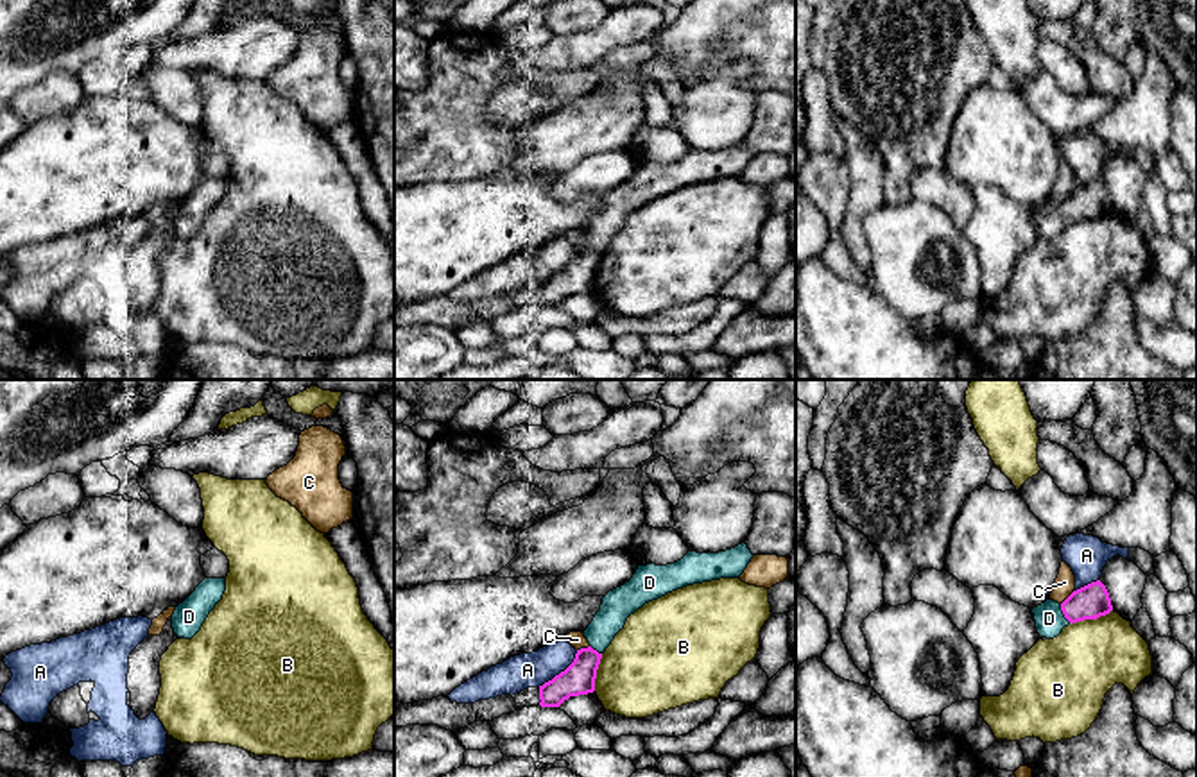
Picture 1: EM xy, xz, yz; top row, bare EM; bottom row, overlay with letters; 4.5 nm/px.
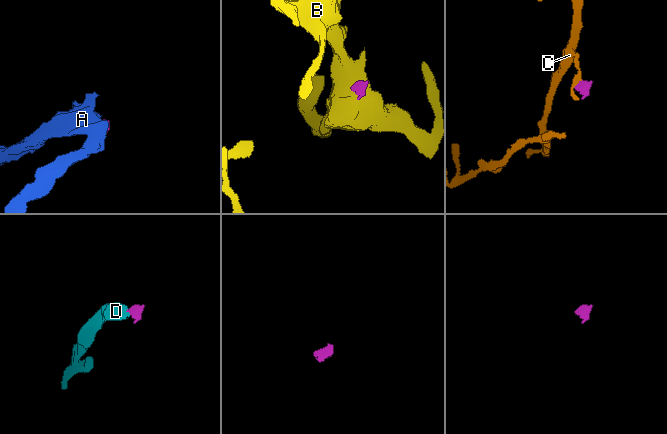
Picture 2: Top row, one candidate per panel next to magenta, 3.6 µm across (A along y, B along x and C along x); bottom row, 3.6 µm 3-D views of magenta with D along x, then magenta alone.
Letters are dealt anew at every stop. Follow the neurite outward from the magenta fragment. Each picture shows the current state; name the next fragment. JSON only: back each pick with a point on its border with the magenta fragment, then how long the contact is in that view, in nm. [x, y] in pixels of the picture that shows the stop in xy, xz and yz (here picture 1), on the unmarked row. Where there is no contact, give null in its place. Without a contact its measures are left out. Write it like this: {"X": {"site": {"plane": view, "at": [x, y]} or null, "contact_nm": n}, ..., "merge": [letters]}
{"D": {"site": {"plane": "yz", "at": [1063, 212]}, "contact_nm": 100}, "merge": ["D"]}

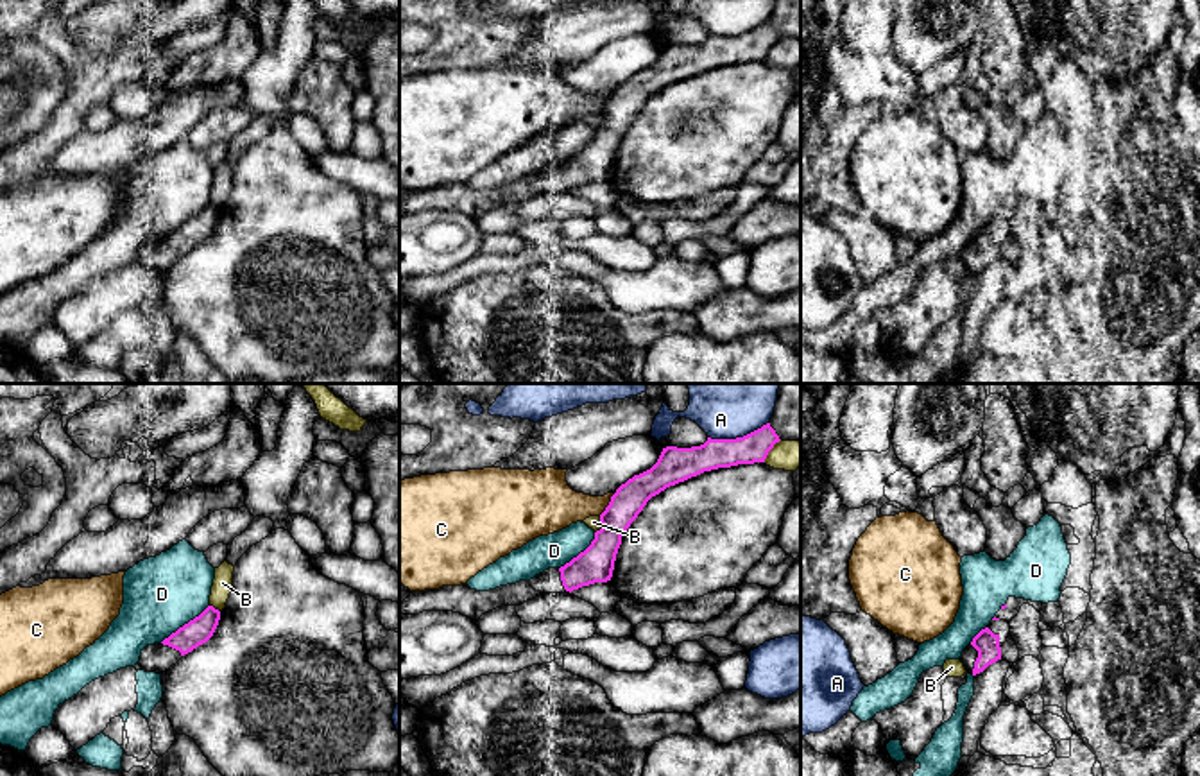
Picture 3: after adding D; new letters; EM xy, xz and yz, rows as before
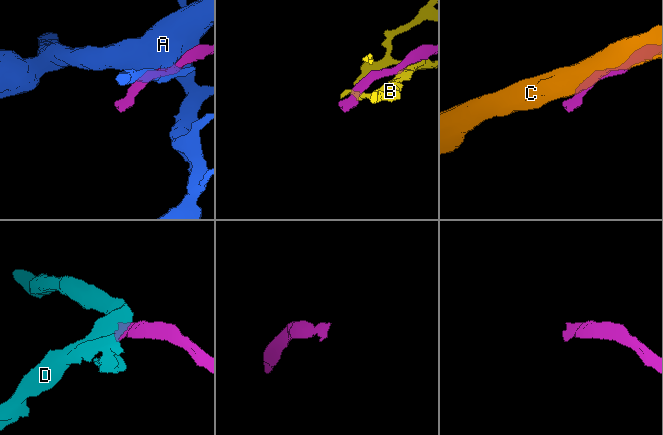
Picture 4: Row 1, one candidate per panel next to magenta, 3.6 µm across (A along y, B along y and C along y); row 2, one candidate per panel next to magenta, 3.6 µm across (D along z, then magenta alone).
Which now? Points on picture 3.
{"merge": []}

